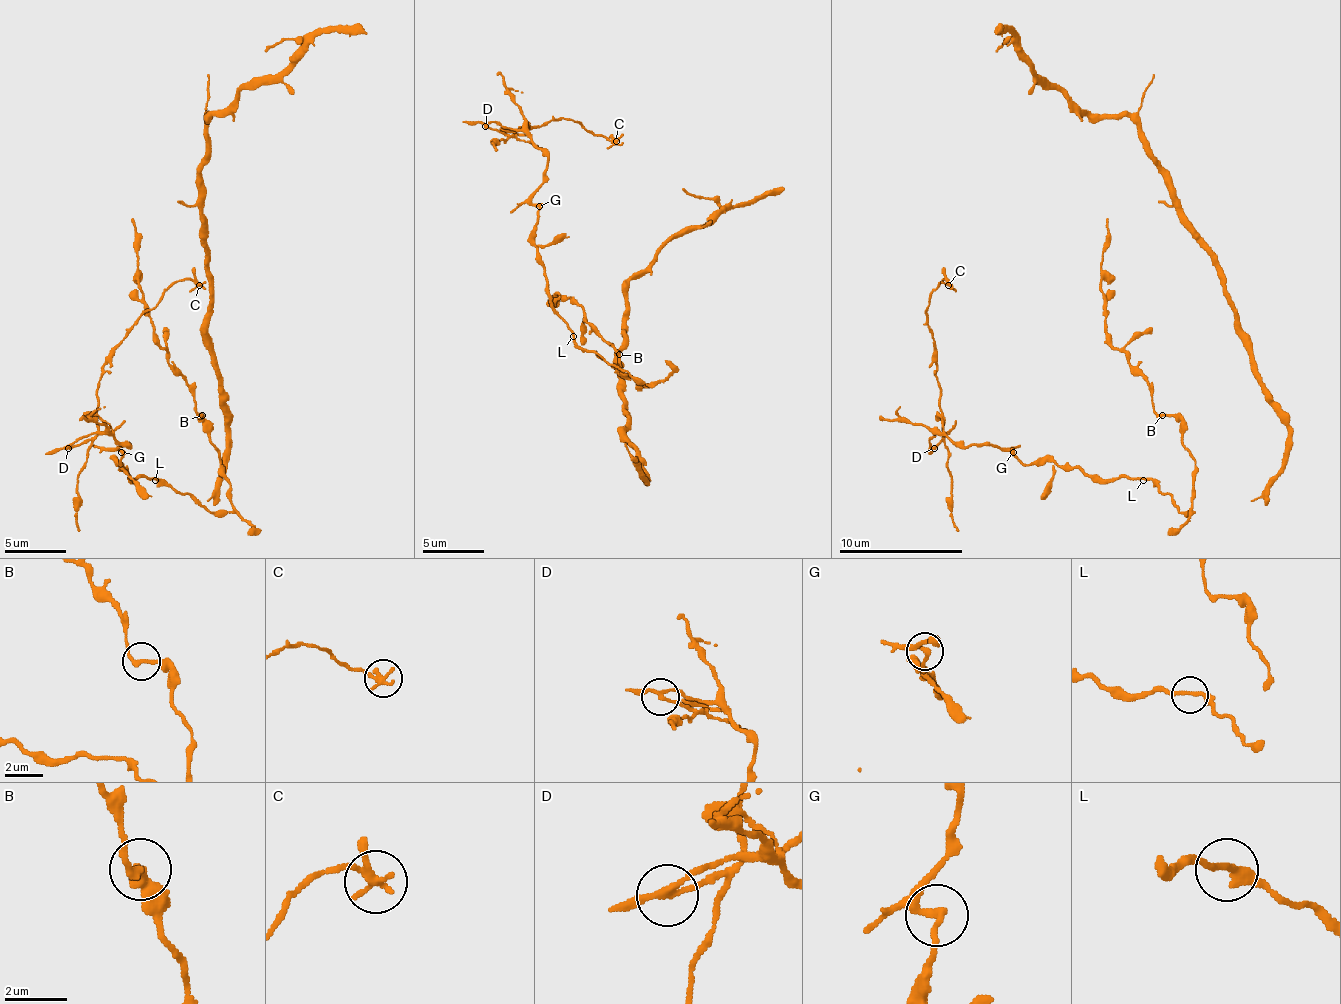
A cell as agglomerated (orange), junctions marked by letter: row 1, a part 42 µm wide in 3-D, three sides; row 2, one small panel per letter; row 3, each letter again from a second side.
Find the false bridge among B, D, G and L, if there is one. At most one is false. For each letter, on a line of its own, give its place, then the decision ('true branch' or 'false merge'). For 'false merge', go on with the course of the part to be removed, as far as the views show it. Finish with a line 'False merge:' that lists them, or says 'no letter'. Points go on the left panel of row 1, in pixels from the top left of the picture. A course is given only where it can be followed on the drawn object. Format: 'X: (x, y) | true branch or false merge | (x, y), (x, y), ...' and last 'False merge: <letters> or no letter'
B: (202, 415) | true branch
D: (68, 448) | false merge | (69, 449), (96, 433), (100, 368), (137, 322), (177, 282), (195, 279), (205, 288)
G: (121, 452) | true branch
L: (155, 480) | true branch
False merge: D

